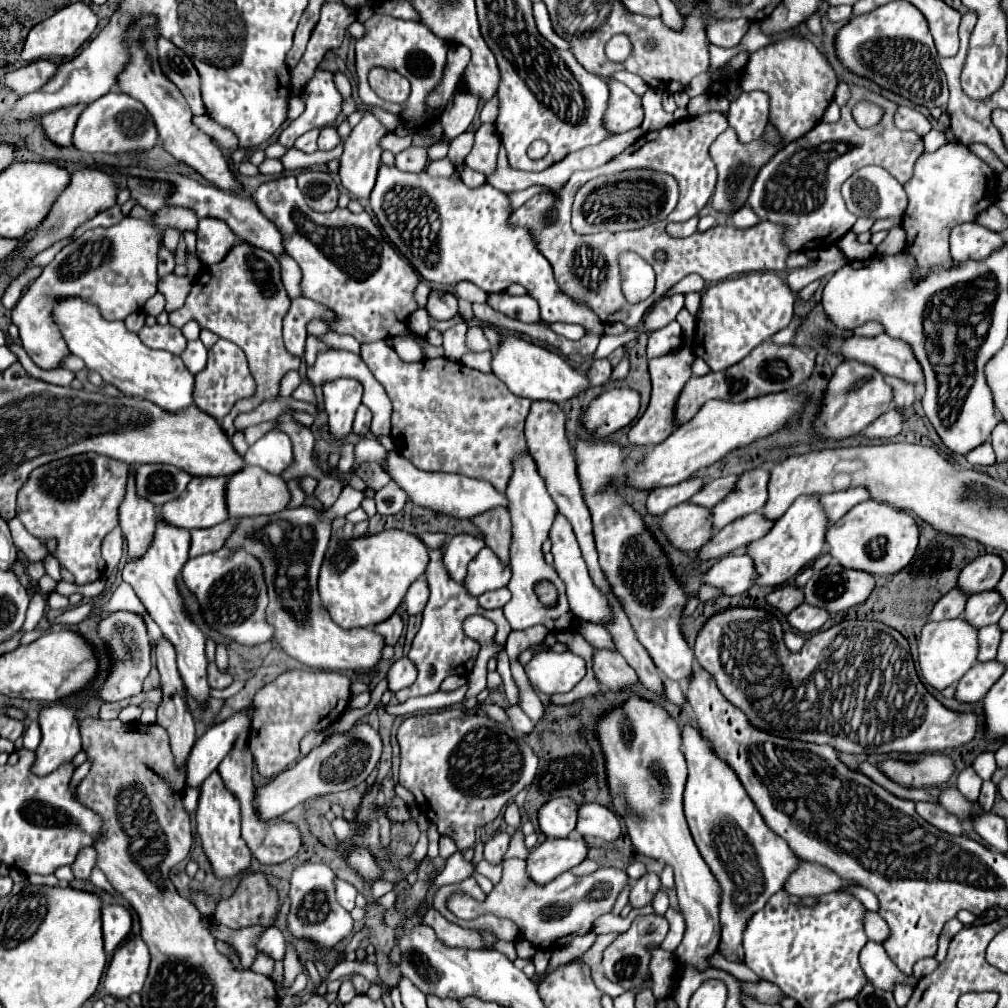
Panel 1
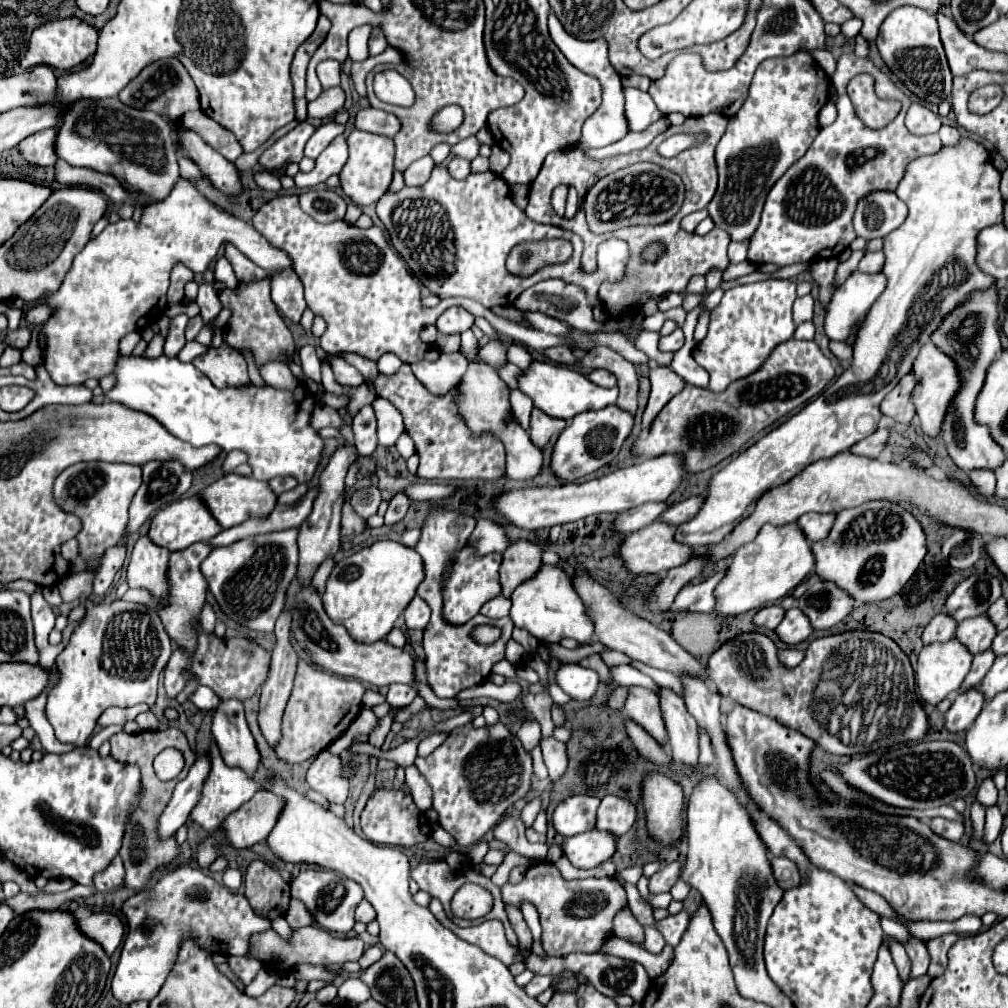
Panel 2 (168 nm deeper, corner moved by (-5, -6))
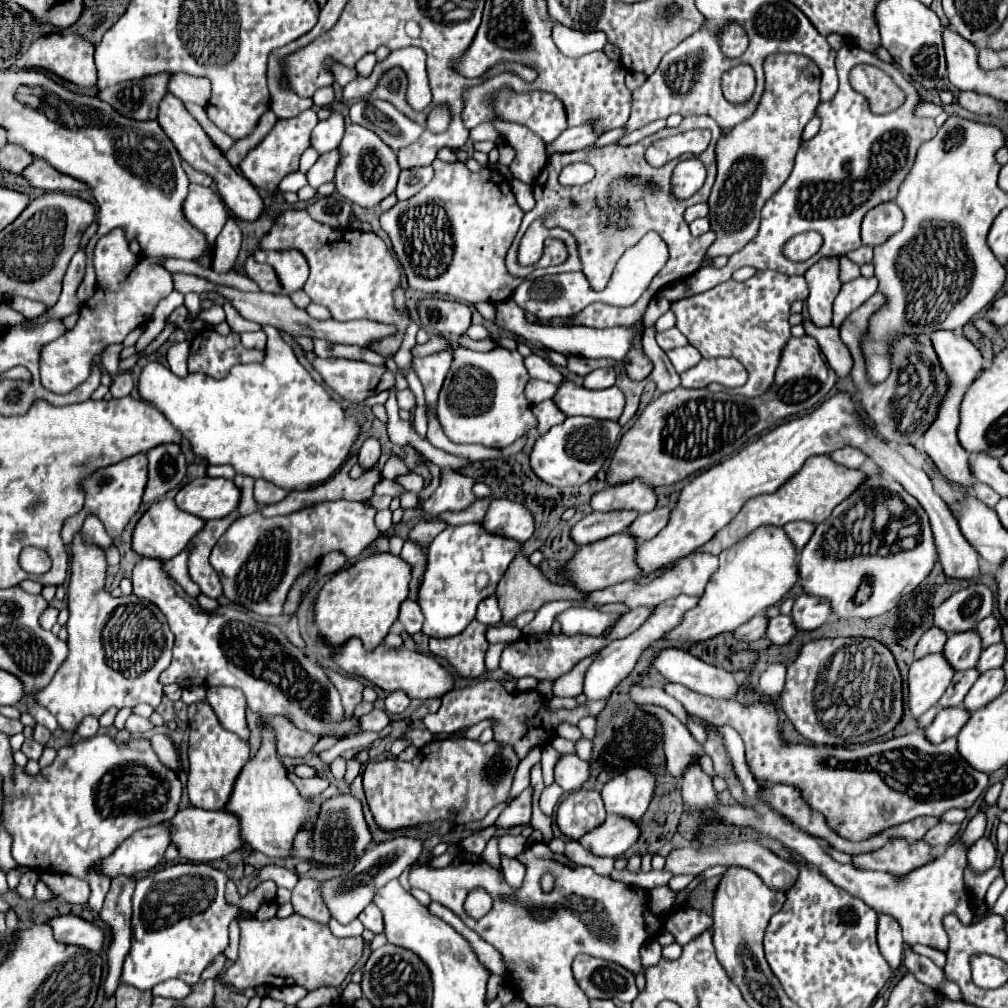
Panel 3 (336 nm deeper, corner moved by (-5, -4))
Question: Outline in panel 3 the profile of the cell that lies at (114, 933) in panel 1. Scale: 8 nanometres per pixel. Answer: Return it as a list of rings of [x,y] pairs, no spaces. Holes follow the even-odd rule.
[[[62,915],[62,917],[52,917],[46,923],[52,927],[54,939],[58,943],[84,947],[88,951],[100,951],[104,945],[104,931],[94,923],[84,921],[82,917]]]

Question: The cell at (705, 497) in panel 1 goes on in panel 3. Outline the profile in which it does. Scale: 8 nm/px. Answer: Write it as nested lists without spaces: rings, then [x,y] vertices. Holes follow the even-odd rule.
[[[668,507],[654,509],[646,515],[638,515],[636,521],[626,529],[626,533],[630,537],[634,537],[636,541],[648,541],[666,527],[668,519],[670,519],[670,509]]]

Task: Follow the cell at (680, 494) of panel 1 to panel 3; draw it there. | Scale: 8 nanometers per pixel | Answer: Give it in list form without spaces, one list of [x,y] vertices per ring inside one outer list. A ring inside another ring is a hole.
[[[592,511],[584,519],[580,519],[572,529],[570,537],[576,545],[588,545],[596,543],[600,539],[606,539],[610,535],[622,533],[628,529],[628,525],[638,517],[638,513],[622,511],[622,513],[598,513]]]

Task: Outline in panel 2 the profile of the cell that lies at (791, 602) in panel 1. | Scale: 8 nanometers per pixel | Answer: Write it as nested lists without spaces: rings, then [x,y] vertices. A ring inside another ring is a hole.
[[[768,605],[768,607],[762,607],[756,615],[754,615],[754,623],[760,625],[760,627],[768,627],[768,629],[776,629],[782,619],[786,615],[786,609],[782,609],[780,605]]]

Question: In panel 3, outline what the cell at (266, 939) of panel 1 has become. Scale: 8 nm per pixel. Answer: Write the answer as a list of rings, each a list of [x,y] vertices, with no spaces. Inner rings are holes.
[[[204,863],[168,865],[154,875],[138,879],[132,895],[132,949],[124,961],[120,981],[134,985],[140,991],[148,991],[166,979],[182,979],[190,987],[196,985],[200,973],[228,947],[228,925],[240,913],[238,907],[228,905],[224,899],[226,881],[226,873]]]

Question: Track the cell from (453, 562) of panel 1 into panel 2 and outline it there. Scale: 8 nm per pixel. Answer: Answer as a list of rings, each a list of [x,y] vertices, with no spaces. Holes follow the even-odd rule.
[[[478,519],[476,529],[468,539],[468,545],[474,549],[478,557],[482,557],[488,553],[502,553],[508,547],[508,537],[494,521]]]

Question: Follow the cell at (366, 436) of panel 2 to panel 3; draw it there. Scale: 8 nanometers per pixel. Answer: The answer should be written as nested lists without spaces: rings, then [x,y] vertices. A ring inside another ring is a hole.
[[[372,437],[366,439],[358,451],[358,465],[362,469],[372,469],[378,463],[378,457],[380,457],[380,443]]]

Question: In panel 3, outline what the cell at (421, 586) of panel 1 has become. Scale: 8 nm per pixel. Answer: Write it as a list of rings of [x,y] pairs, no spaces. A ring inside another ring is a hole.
[[[406,599],[402,605],[400,605],[400,617],[398,617],[404,625],[404,629],[414,635],[422,629],[422,623],[424,623],[424,615],[420,611],[420,605],[414,601],[414,599]]]

